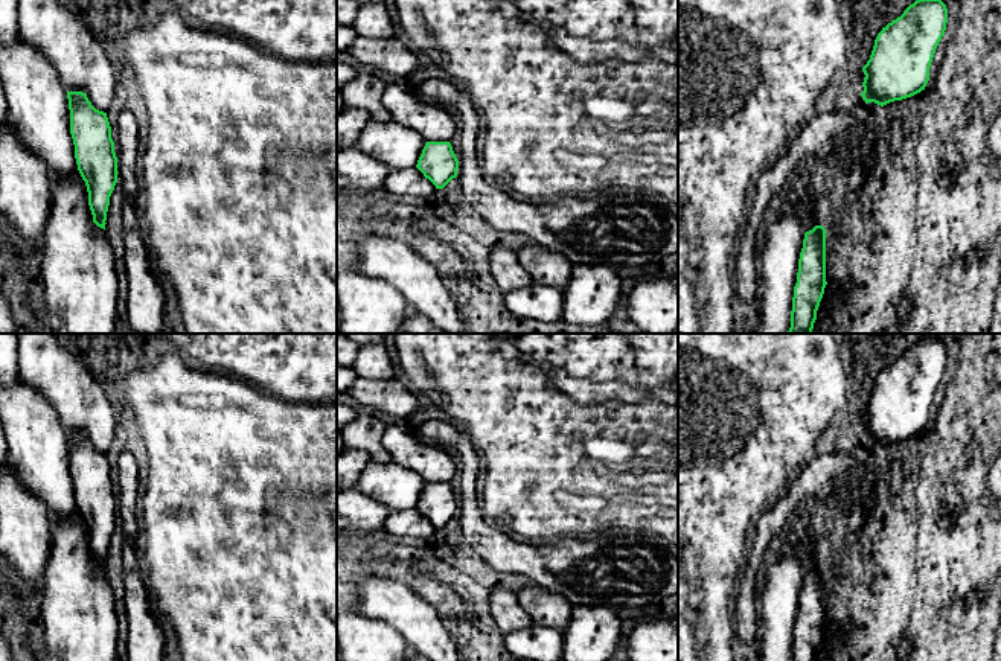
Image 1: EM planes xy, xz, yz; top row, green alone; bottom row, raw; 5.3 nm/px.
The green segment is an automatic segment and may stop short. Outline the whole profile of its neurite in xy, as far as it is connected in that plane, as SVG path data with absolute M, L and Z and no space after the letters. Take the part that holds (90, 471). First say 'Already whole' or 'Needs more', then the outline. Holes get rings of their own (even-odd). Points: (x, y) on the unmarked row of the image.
Already whole. M67 433L67 440L70 451L70 475L75 486L78 512L87 527L93 564L105 571L110 538L117 524L117 498L111 480L111 468L107 454L96 451L85 434Z

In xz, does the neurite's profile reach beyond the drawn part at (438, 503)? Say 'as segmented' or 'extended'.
as segmented

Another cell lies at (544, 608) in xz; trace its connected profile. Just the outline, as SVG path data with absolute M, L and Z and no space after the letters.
M536 585L523 588L515 594L520 606L527 612L533 624L559 631L568 626L573 606L562 596Z

